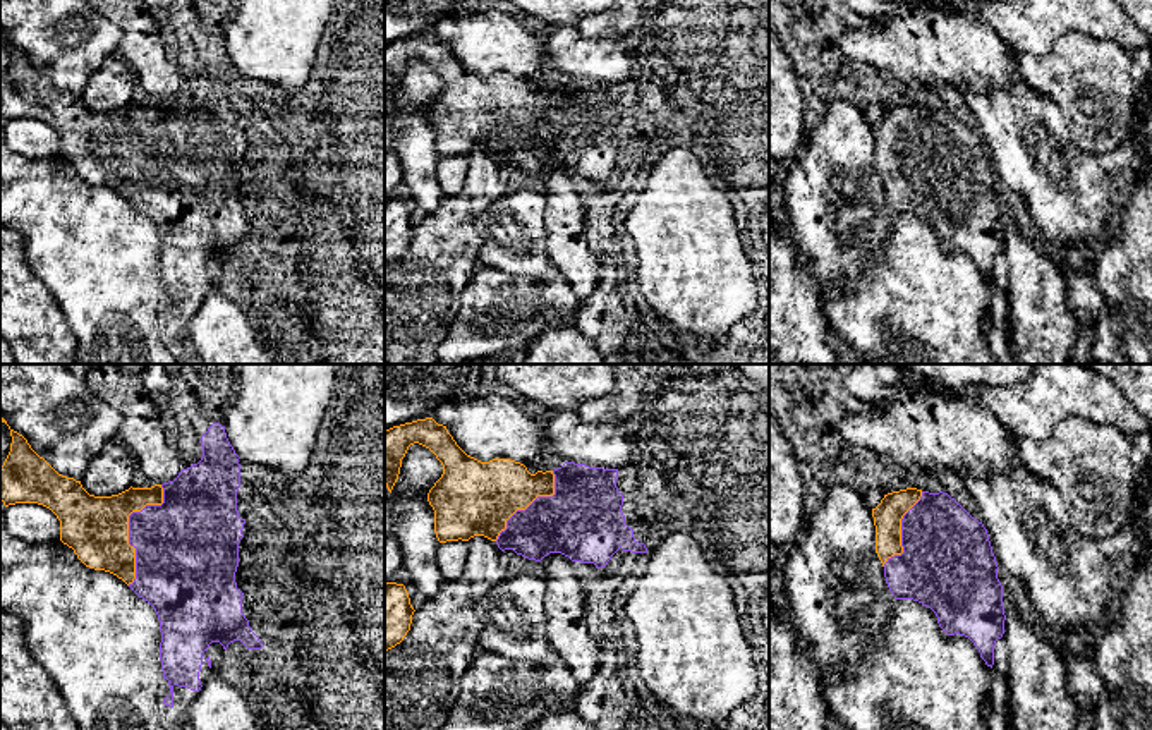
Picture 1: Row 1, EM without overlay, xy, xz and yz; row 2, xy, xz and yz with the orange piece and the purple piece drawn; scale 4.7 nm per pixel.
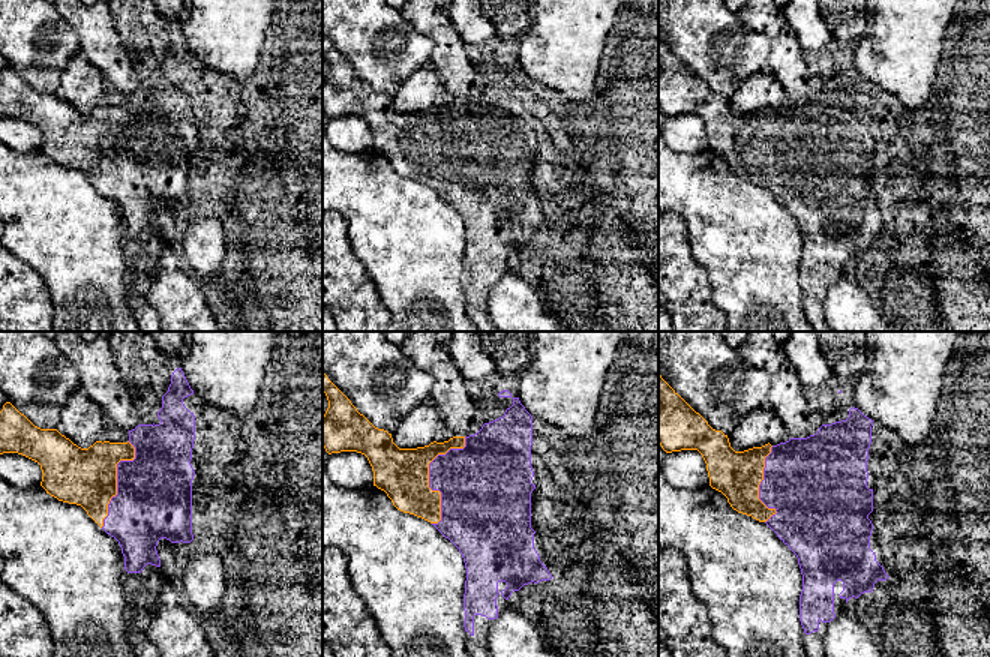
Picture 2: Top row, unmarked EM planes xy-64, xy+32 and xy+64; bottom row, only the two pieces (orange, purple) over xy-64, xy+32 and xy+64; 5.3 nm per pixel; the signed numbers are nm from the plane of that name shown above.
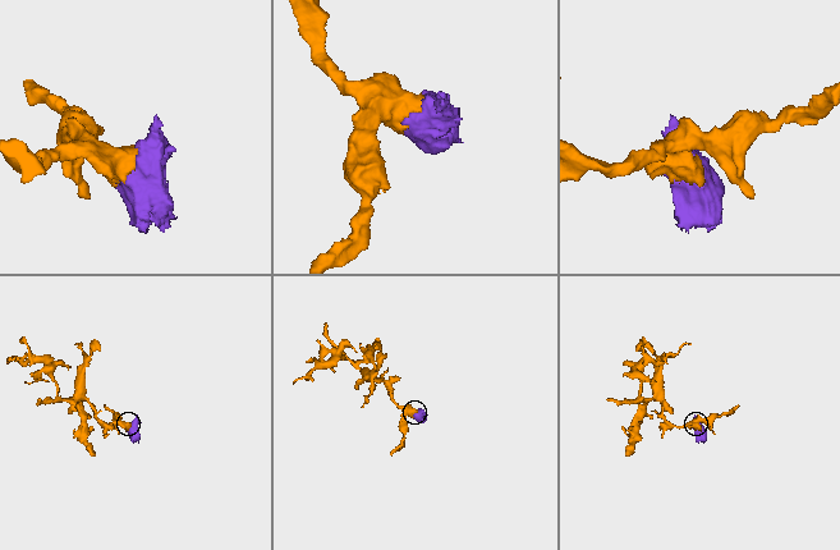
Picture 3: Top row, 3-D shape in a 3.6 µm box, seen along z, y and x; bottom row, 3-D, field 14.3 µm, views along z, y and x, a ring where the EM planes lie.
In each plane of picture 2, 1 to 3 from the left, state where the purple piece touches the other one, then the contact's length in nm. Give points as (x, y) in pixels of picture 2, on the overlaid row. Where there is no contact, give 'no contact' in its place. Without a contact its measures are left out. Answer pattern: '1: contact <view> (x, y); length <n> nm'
1: contact xy-64 (116, 479); length 480 nm
2: contact xy+32 (428, 476); length 500 nm
3: contact xy+64 (758, 486); length 420 nm

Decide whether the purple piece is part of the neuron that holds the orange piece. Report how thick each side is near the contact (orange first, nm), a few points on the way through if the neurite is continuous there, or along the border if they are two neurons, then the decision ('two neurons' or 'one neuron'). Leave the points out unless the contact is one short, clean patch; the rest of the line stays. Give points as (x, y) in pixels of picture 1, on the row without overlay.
300 nm thick on the orange side, 400 nm on the other; one neuron

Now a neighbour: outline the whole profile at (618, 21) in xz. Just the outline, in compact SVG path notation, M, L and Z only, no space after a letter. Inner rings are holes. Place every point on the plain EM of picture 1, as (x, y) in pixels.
M613 0L608 10L585 17L579 24L579 31L585 40L615 40L623 43L639 24L647 2Z

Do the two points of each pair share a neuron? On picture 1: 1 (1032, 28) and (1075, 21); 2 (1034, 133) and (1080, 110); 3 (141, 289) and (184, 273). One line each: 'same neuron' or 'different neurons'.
1: same neuron
2: different neurons
3: different neurons

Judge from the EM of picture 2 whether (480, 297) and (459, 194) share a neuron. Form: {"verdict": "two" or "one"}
{"verdict": "one"}

